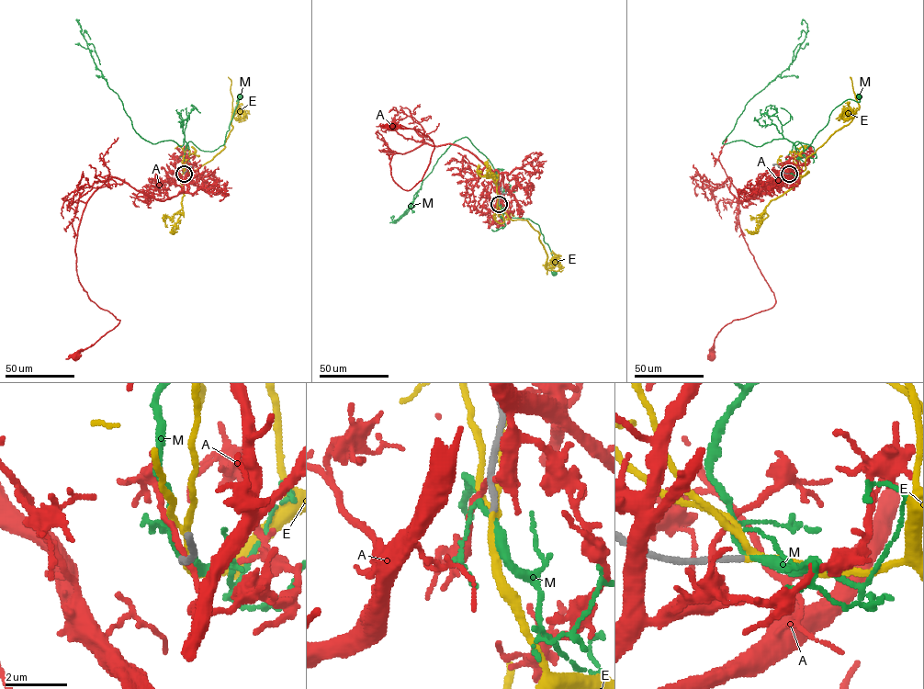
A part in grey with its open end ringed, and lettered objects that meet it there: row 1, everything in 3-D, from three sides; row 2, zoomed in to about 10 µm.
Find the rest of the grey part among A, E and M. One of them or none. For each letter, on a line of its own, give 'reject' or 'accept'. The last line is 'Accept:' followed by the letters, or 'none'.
A: reject
E: accept
M: reject
Accept: E

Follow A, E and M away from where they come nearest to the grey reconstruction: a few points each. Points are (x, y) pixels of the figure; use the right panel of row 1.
A: (788, 174), (744, 200), (730, 192), (728, 178), (738, 196), (741, 233), (775, 303), (727, 323), (711, 356)
E: (789, 173), (804, 171), (805, 160), (854, 117), (859, 104), (850, 77)
M: (789, 173), (786, 157), (794, 143), (798, 141), (804, 151), (835, 108), (849, 99), (859, 102), (858, 96)

